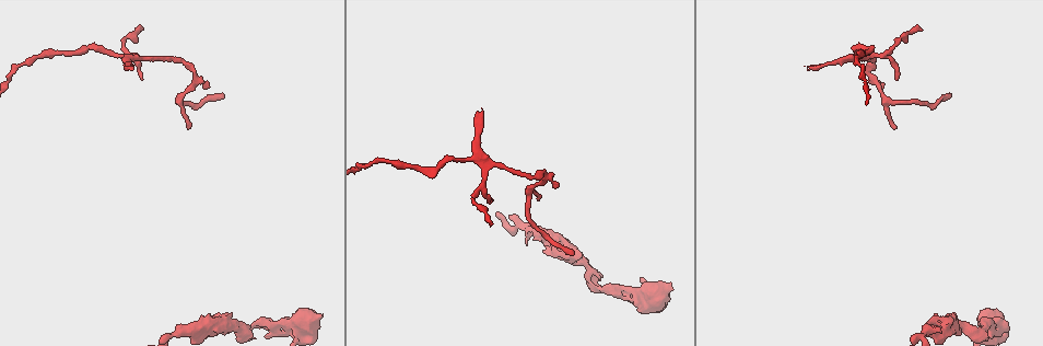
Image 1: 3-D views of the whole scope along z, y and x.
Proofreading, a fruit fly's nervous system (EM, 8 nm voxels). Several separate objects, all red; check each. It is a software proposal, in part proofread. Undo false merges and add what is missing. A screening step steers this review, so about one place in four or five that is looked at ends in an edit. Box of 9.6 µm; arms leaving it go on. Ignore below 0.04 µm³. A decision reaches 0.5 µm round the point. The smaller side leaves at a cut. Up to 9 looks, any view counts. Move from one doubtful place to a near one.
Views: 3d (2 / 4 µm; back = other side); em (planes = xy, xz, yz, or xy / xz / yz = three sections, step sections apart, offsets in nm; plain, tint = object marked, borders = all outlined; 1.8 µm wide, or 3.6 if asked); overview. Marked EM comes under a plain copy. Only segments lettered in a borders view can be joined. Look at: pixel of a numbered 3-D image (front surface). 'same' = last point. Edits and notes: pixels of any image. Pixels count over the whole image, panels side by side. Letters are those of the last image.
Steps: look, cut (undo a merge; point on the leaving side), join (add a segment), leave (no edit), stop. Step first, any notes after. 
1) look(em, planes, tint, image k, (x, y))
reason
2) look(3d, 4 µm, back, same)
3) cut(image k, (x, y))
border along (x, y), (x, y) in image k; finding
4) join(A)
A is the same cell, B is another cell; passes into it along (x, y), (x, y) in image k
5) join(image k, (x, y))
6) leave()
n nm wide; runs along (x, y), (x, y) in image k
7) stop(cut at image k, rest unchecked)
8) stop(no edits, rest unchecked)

look(em, planes, borders, image 1, (983, 332))

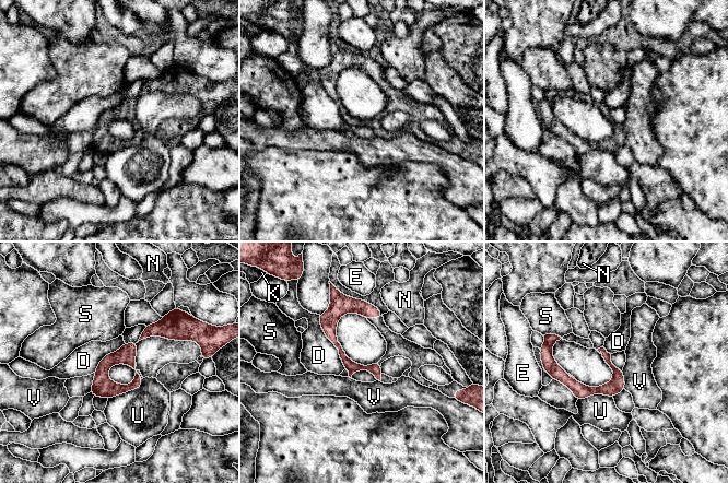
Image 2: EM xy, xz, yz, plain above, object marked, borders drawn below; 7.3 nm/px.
leave()
D touches over 440 nm; D, E, K, N, S, U and V are other cells; runs along (173, 330), (150, 330), (113, 358), (95, 393) in image 2; one neuron here

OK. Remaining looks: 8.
look(3d, 2 µm, image 1, (193, 72))
abrupt turn

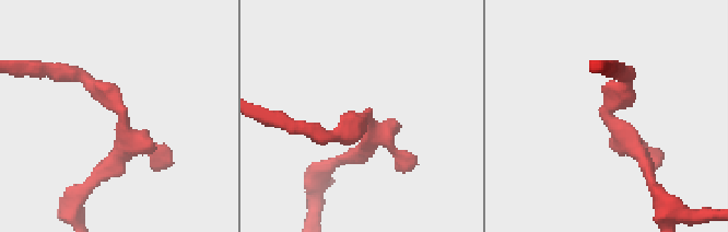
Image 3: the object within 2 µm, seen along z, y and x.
look(em, yz, step 16, tint, image 3, (604, 115))
now the EM

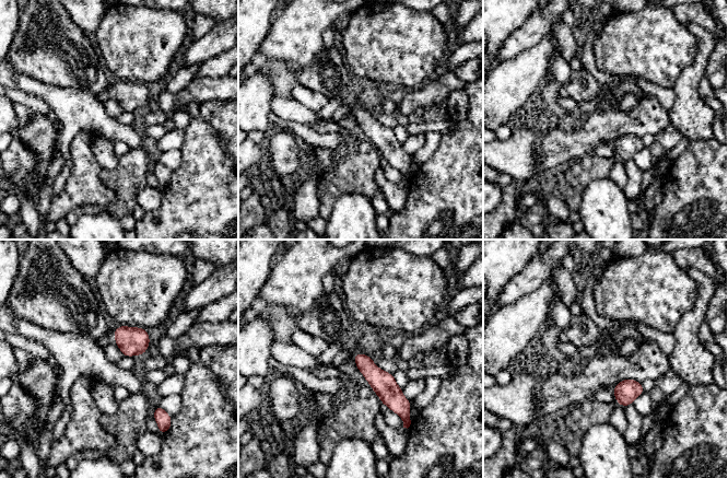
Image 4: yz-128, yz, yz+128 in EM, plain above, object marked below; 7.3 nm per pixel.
look(em, planes, borders, same)
cut it another way

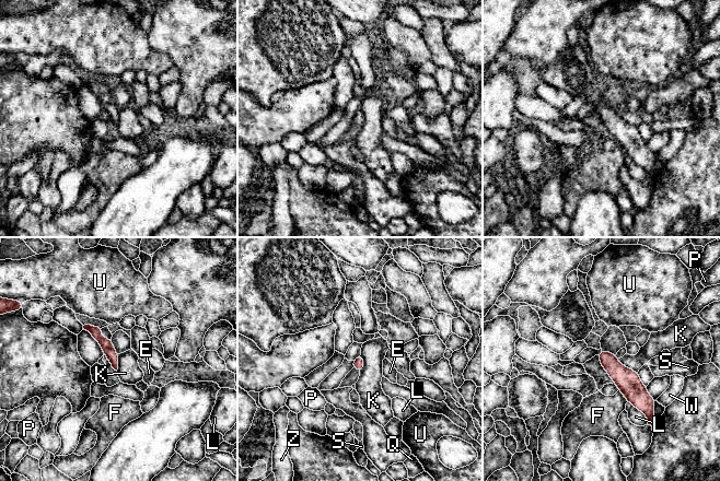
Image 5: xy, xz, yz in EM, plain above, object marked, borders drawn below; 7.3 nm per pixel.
leave()
E, F, K, L, P, Q, S, U, W and Z are other cells; border along (617, 360), (637, 373) in image 5; all the same neuron

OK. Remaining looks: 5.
look(3d, 4 µm, image 1, (948, 94))
tapers out

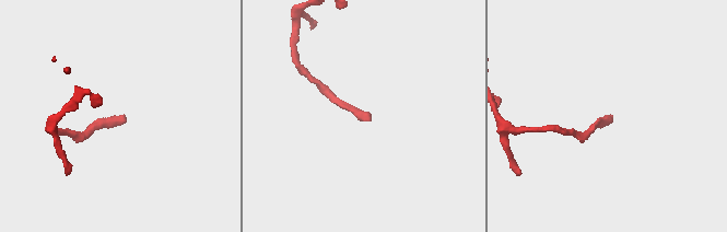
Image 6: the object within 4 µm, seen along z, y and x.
look(em, 3.6 µm, xy, step 4, tint, image 6, (609, 116))
shape alone is not enough

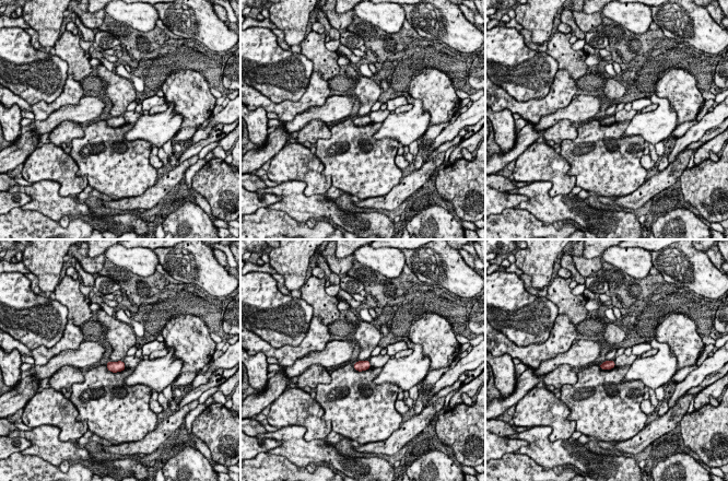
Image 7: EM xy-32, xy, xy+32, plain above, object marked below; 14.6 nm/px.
look(em, 3.6 µm, planes, borders, same)

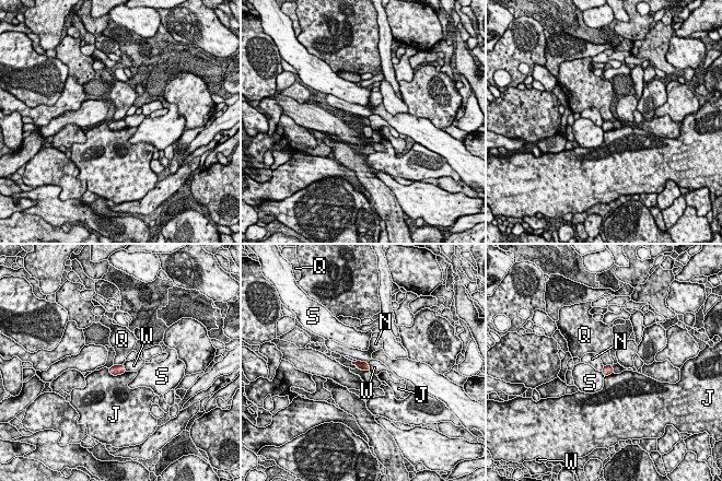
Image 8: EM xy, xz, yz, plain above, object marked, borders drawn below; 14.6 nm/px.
leave()
J, N, Q, S and W are other cells; border along (123, 363), (114, 365) in image 8; no lettered segment goes on from it

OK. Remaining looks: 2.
look(3d, 4 µm, image 1, (132, 70))
thin end

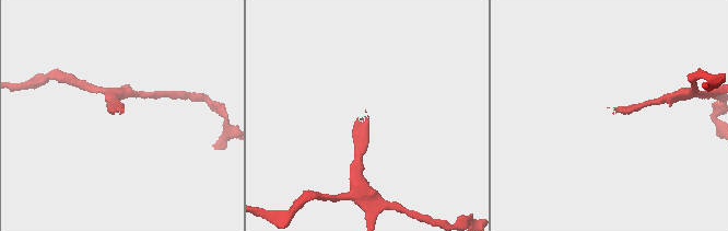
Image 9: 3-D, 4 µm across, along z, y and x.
look(em, planes, borders, image 9, (122, 112))

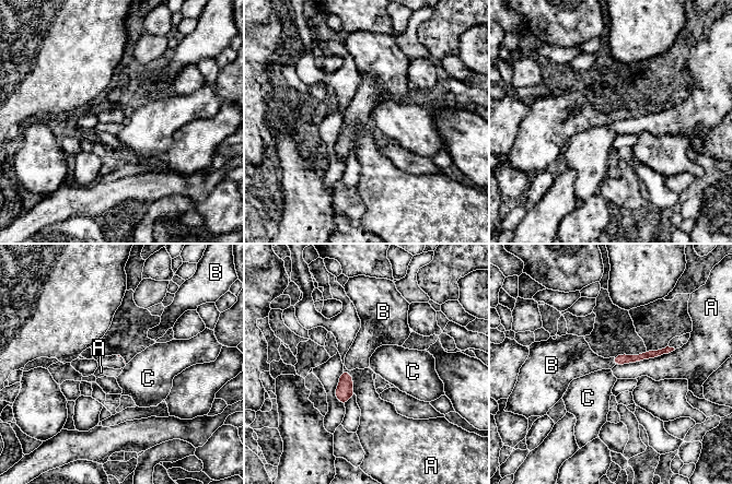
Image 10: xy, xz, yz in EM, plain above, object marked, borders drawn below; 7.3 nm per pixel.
join(B)
A touches over 480 nm; B is the same cell, A and C are other cells; passes into it along (623, 358), (614, 362), (580, 359) in image 10; the neuron continues

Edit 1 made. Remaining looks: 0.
stop(join at image 10, rest unchecked)

